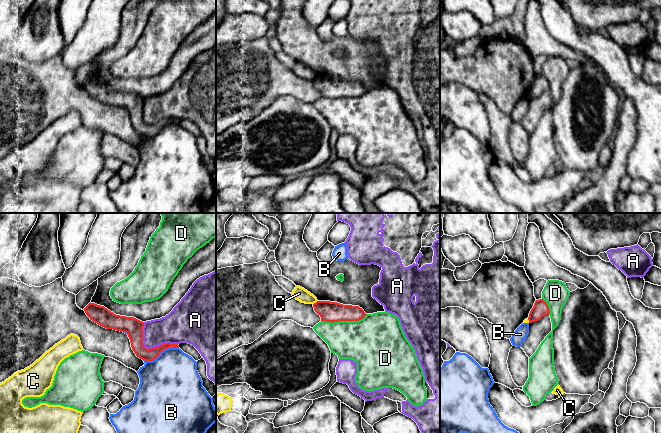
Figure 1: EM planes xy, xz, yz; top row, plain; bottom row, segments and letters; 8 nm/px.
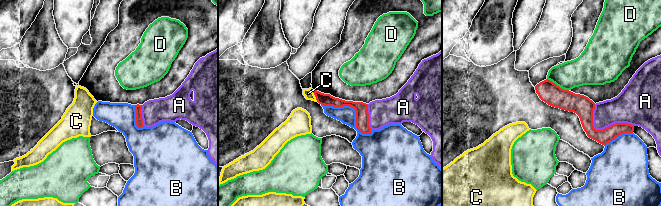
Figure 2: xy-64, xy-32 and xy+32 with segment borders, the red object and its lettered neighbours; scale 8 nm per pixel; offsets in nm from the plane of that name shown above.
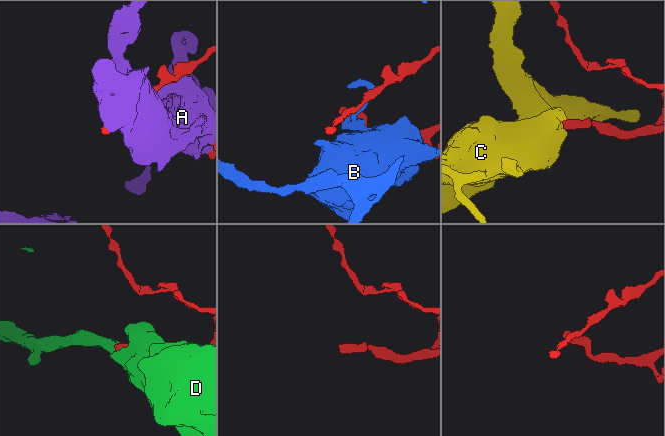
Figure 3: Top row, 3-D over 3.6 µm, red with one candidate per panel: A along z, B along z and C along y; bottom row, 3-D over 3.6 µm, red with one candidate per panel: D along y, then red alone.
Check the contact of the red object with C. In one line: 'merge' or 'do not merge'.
do not merge

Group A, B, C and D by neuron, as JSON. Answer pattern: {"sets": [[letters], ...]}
{"sets": [["A"], ["B"], ["C"], ["D"]]}

